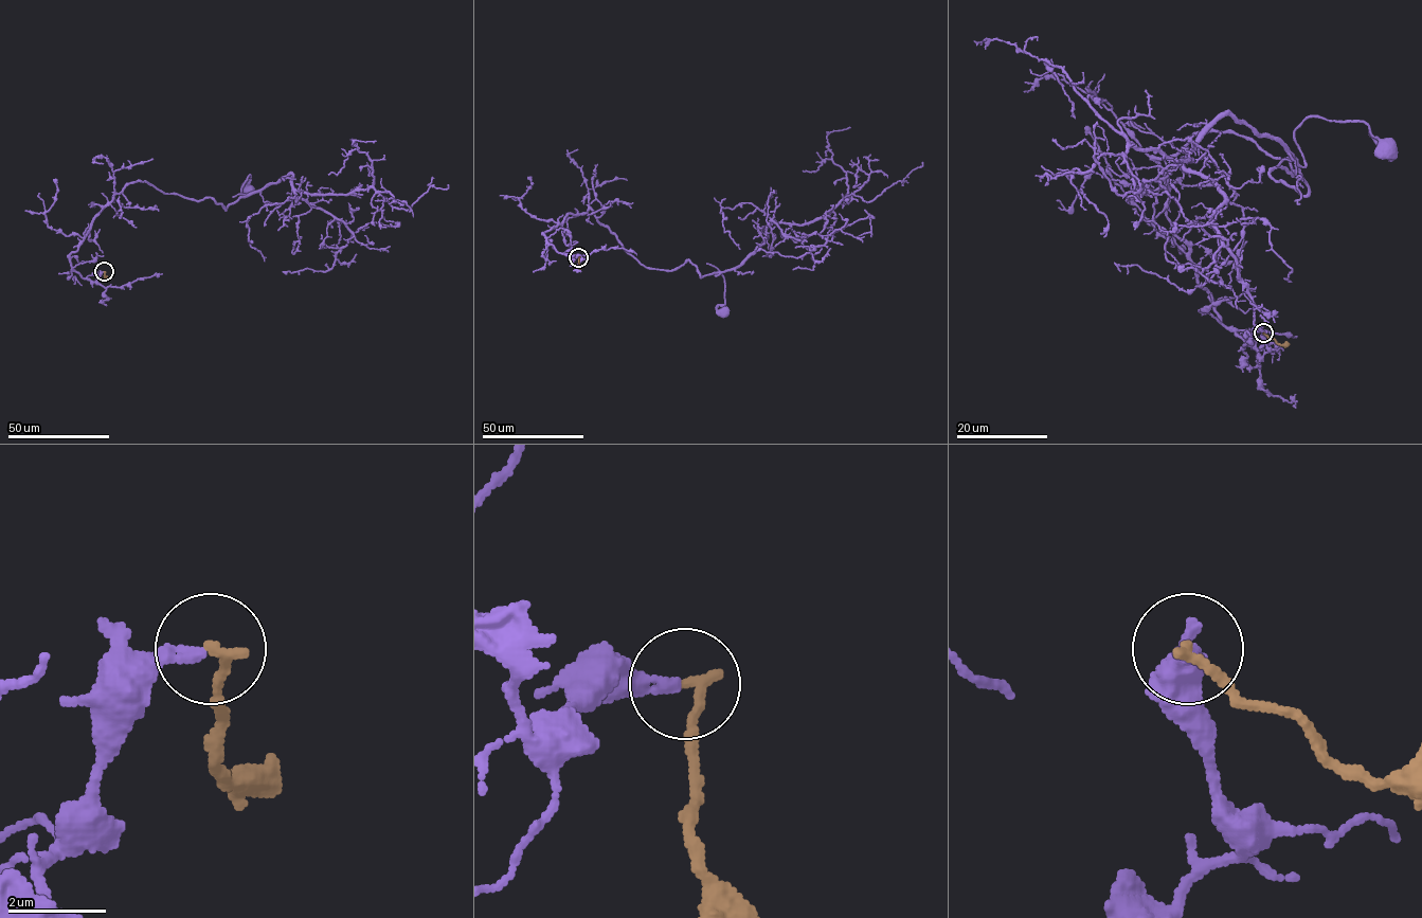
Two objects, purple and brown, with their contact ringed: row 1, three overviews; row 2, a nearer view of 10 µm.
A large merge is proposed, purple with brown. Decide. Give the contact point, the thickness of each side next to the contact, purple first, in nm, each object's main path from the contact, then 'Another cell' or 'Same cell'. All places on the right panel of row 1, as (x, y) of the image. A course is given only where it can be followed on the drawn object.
Place: (1263, 332). Thickness 260 nm (purple) against 240 nm. Course of purple: (1264, 332), (1259, 356), (1223, 324), (1156, 159), (1235, 132), (1304, 196), (1306, 119), (1386, 146). Course of brown: (1264, 332), (1278, 344), (1289, 343). Another cell

